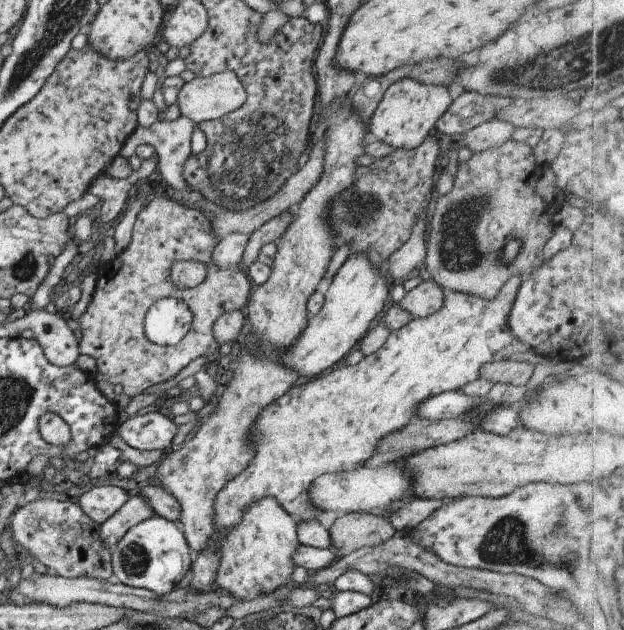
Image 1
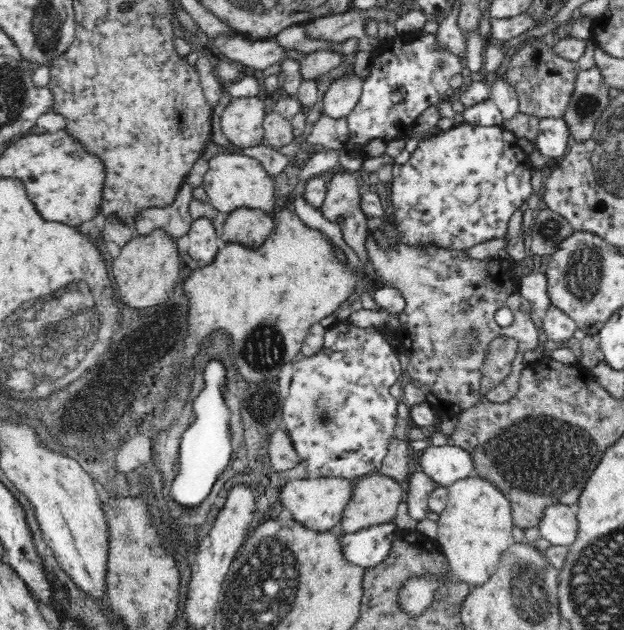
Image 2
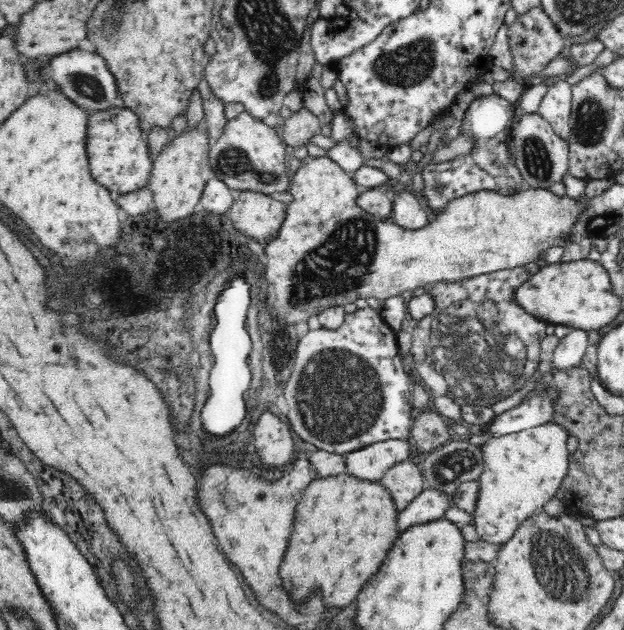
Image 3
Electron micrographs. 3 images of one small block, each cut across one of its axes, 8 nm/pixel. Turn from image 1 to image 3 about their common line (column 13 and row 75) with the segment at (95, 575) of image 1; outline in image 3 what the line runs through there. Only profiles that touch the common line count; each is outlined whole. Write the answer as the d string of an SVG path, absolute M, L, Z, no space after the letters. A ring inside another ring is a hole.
M541 6L531 8L523 15L517 15L515 21L508 27L506 38L514 57L514 70L511 73L522 83L532 76L540 76L541 70L560 54L564 44L561 33Z

